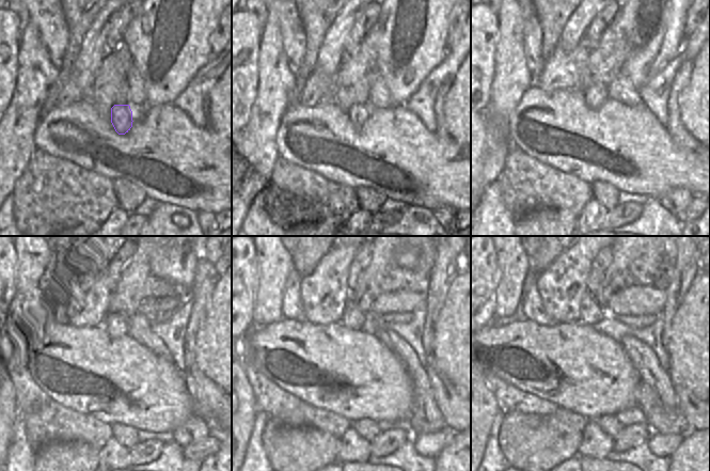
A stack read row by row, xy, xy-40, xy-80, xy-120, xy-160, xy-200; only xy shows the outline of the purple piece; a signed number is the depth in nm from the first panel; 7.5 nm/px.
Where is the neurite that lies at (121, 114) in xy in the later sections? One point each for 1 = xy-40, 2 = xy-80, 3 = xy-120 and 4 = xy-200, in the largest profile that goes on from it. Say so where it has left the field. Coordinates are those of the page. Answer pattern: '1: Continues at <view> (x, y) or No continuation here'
1: Continues at xy-40 (358, 113)
2: Continues at xy-80 (595, 95)
3: Continues at xy-120 (116, 326)
4: Continues at xy-200 (592, 313).

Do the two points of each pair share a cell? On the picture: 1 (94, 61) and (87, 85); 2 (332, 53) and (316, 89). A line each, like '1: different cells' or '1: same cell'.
1: same cell
2: different cells

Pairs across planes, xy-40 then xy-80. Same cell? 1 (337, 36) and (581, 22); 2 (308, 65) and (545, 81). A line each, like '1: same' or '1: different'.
1: same
2: different

